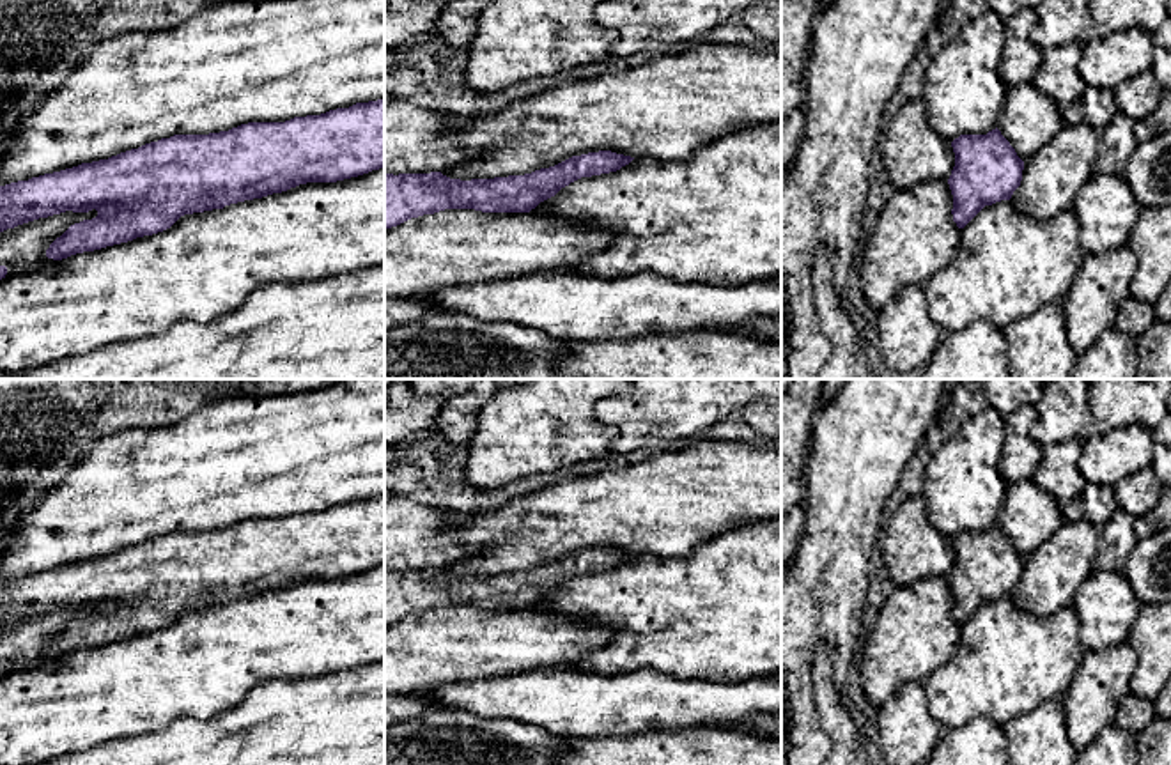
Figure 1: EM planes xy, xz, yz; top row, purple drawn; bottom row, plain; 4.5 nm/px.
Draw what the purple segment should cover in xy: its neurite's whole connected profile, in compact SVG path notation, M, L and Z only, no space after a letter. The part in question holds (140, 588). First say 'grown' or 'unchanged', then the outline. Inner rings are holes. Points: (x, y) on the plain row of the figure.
unchanged; M384 496L356 499L321 512L294 514L285 519L248 519L220 529L174 531L108 556L0 583L0 629L66 607L89 609L96 606L96 614L71 622L46 646L48 655L62 657L76 650L163 629L184 611L223 606L306 579L337 579L379 565L384 565Z

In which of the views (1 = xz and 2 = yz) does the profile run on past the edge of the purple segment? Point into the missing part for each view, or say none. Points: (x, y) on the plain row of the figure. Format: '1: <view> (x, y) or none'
1: none
2: none

